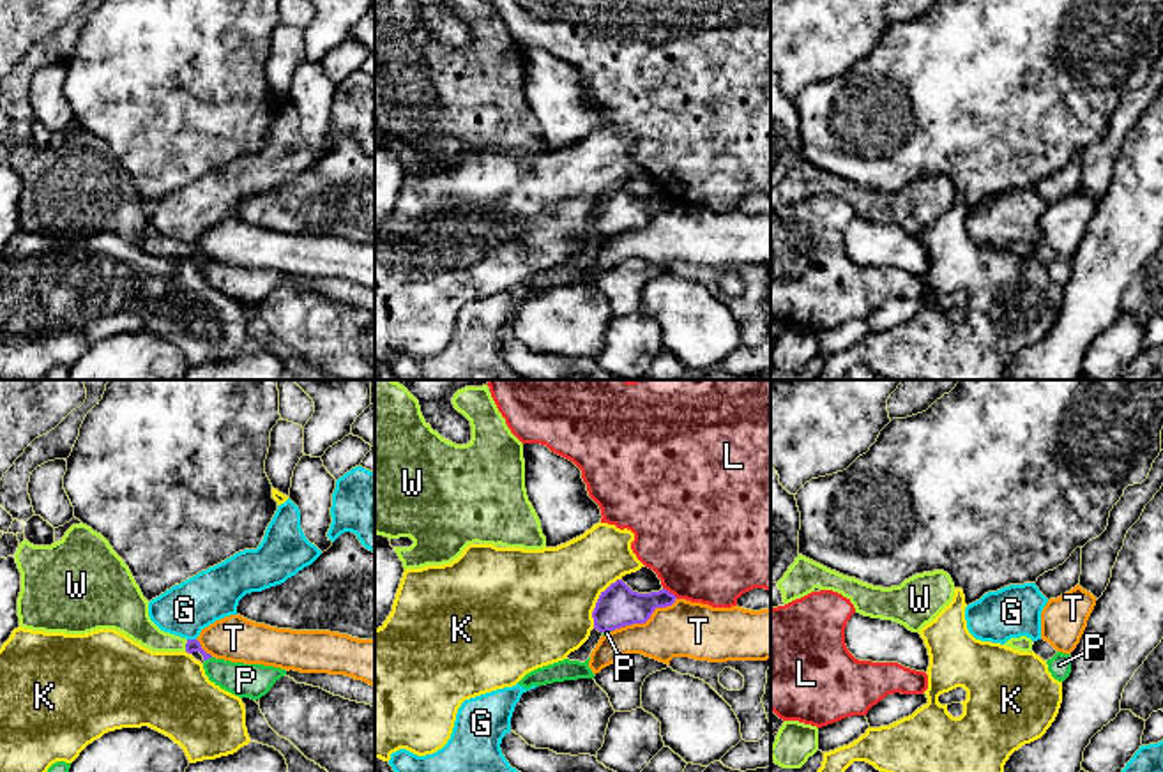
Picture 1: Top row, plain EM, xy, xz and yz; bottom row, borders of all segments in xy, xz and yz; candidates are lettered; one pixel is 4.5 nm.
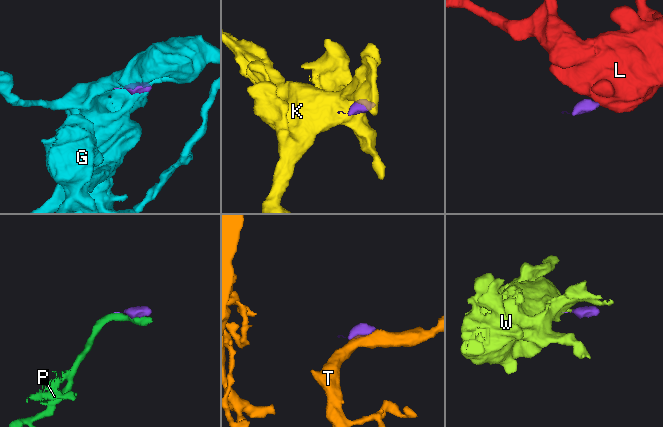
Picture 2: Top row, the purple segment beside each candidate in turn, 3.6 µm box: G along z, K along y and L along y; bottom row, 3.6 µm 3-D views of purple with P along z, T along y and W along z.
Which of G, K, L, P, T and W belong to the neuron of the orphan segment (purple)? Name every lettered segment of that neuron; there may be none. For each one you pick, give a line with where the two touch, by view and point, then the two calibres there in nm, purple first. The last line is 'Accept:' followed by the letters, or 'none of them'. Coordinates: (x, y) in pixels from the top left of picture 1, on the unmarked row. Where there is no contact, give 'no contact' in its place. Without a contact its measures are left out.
W: xy (186, 249) | 60/140 nm
Accept: W

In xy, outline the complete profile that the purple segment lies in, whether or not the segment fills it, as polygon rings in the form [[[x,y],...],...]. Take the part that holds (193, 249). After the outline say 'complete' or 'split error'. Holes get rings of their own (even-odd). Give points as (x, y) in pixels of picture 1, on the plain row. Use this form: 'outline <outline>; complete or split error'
outline [[[72,129],[51,150],[23,145],[14,163],[21,177],[21,231],[65,238],[115,233],[152,256],[212,261],[198,244],[164,237],[150,224],[148,205],[129,171],[90,131]]]; split error

